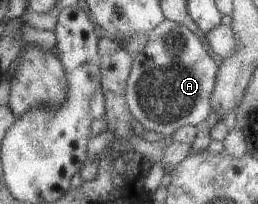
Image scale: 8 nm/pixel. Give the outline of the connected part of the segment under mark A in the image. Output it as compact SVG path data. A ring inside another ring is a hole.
M165 19L147 32L146 36L146 45L142 53L133 57L130 75L126 81L125 98L134 119L146 130L156 131L163 137L186 125L199 125L204 122L212 111L210 95L216 87L219 64L208 54L198 35L175 21Z

